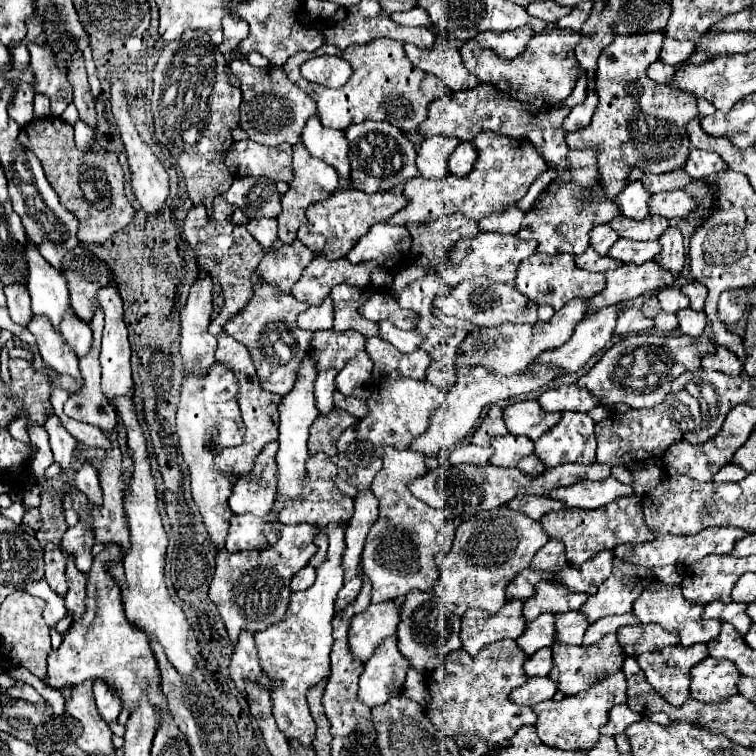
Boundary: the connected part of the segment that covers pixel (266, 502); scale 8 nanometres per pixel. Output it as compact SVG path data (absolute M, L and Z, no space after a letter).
M278 441L264 445L264 449L254 459L252 471L236 479L232 495L228 499L234 513L238 515L252 513L258 517L266 517L272 511L276 499L276 475L278 475L276 451Z

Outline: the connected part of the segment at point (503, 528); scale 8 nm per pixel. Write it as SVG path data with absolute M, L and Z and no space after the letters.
M500 507L500 509L490 509L488 513L480 513L470 521L464 521L454 535L452 547L448 553L440 553L436 557L436 563L440 567L440 581L436 585L436 595L444 601L444 607L452 611L454 615L462 617L466 609L484 609L488 613L496 613L506 605L506 587L508 583L526 567L530 567L532 557L540 547L544 547L548 541L548 535L544 535L542 525L538 521L532 521L520 511L514 511L510 507Z

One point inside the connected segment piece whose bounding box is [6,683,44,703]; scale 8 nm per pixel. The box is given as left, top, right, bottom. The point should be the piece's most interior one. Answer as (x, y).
(27, 692)

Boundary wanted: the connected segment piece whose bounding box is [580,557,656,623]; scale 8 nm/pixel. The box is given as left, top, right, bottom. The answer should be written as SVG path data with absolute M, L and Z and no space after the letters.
M614 557L610 577L600 585L596 595L590 595L580 611L590 623L608 615L630 613L640 593L654 581L654 571L648 567L626 563Z

